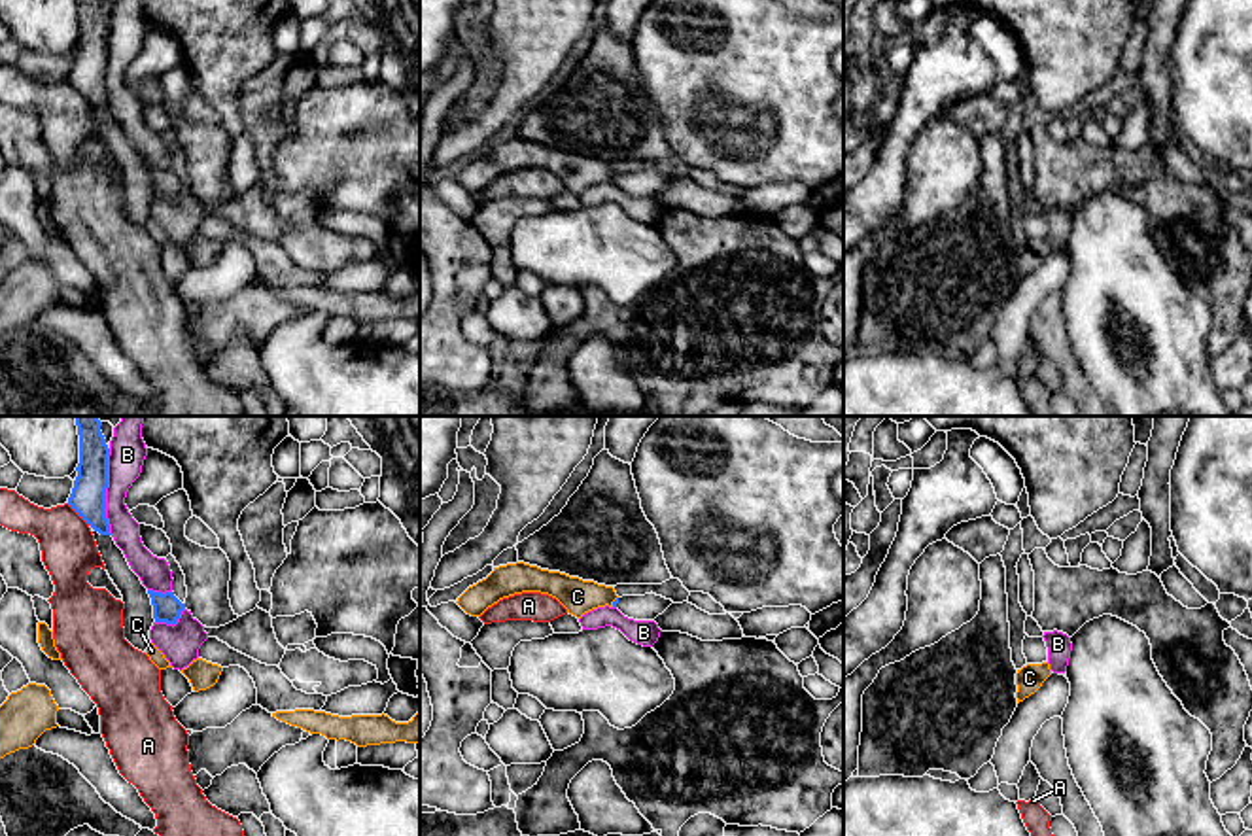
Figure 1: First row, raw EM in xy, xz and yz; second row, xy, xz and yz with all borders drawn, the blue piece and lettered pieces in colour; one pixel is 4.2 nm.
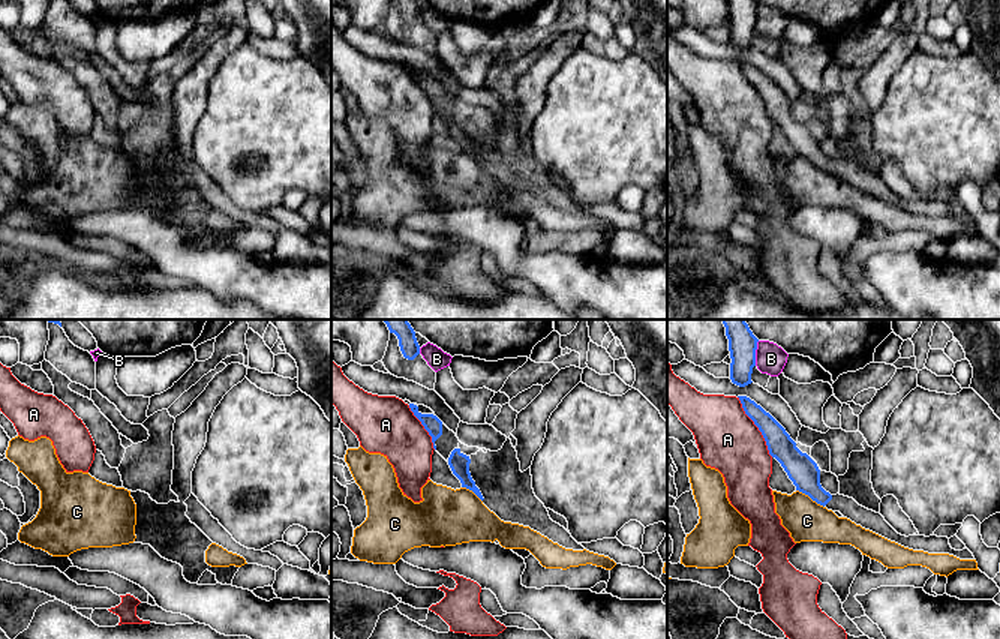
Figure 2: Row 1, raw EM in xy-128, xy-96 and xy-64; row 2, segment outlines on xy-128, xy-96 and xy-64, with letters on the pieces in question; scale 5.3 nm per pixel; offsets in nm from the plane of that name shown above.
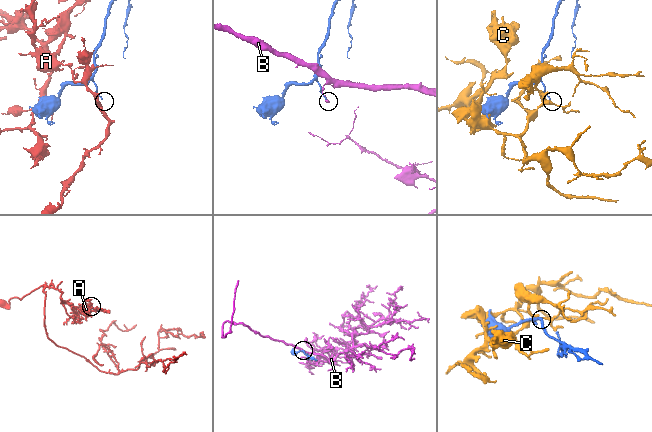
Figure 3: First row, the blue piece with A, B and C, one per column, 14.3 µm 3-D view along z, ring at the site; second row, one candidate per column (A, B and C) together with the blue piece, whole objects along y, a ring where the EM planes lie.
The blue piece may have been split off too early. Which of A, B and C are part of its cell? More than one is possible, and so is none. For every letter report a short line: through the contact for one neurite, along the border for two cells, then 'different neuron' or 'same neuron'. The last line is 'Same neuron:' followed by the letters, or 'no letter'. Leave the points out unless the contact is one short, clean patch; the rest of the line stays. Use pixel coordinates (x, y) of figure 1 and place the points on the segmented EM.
A: different neuron
B: different neuron
C: line xz (617, 596), (611, 606); different neuron
Same neuron: no letter

